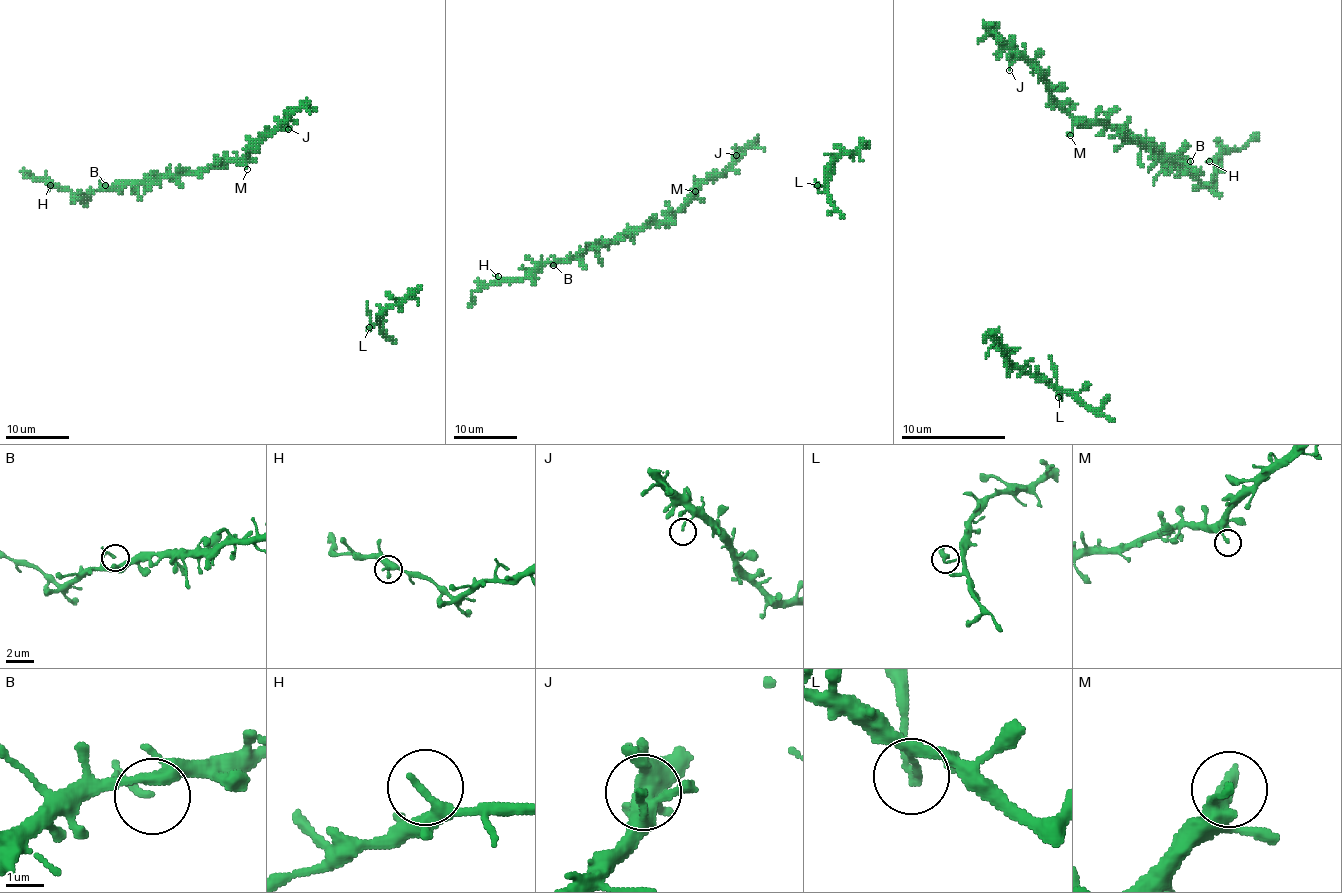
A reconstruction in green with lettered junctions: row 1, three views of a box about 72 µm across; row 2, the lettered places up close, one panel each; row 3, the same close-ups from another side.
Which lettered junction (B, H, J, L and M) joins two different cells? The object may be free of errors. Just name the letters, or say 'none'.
L

